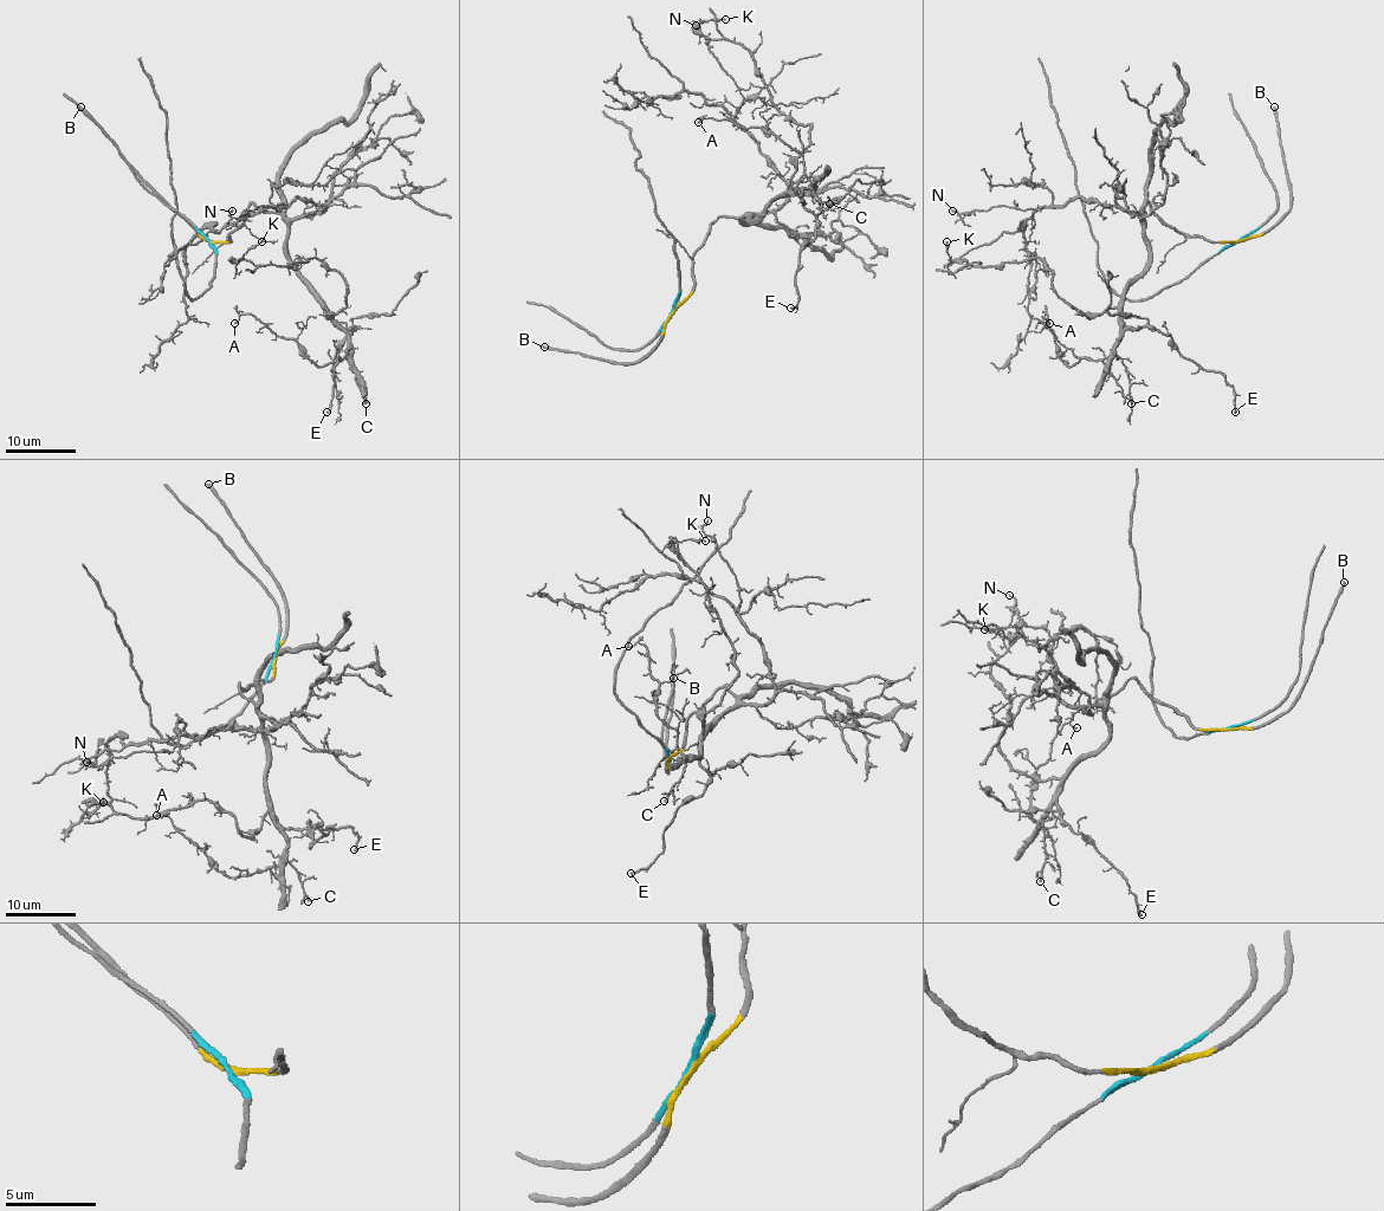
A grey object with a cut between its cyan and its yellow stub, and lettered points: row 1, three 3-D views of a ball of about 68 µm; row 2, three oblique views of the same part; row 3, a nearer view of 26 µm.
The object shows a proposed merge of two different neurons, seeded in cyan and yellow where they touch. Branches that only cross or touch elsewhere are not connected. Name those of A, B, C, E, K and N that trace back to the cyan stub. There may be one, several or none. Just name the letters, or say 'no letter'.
no letter

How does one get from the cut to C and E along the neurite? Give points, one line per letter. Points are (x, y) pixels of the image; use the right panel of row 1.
C: (1240, 241), (1185, 238), (1148, 202), (1149, 260), (1125, 293), (1116, 348), (1132, 403)
E: (1240, 241), (1185, 238), (1148, 202), (1149, 260), (1123, 305), (1129, 326), (1158, 329), (1224, 377), (1235, 413)

